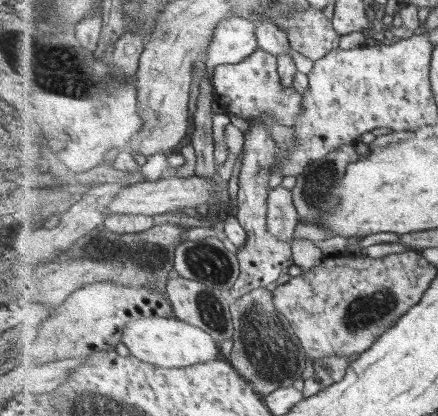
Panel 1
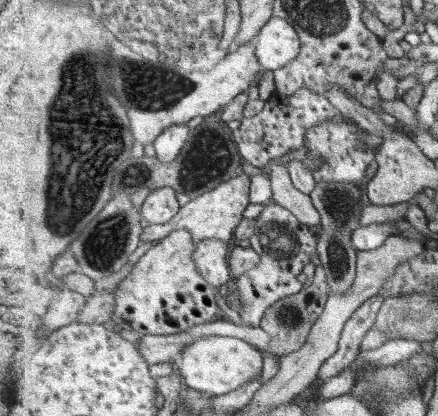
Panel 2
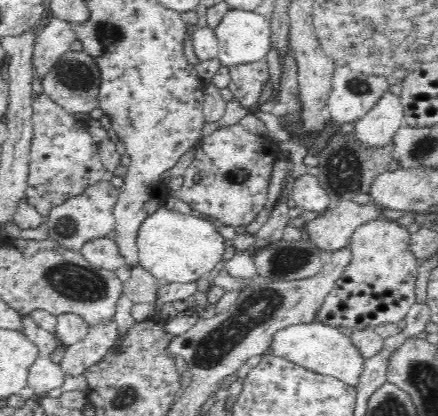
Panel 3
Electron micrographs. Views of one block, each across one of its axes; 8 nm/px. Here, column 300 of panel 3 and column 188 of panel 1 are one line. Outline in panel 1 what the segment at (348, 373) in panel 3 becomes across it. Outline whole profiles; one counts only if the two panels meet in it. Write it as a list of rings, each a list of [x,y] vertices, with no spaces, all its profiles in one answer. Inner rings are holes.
[[[145,317],[133,321],[125,327],[122,343],[130,350],[130,355],[135,356],[138,360],[145,361],[161,368],[185,368],[194,364],[209,363],[222,358],[220,344],[215,342],[205,329],[198,328],[188,322],[174,318]]]

